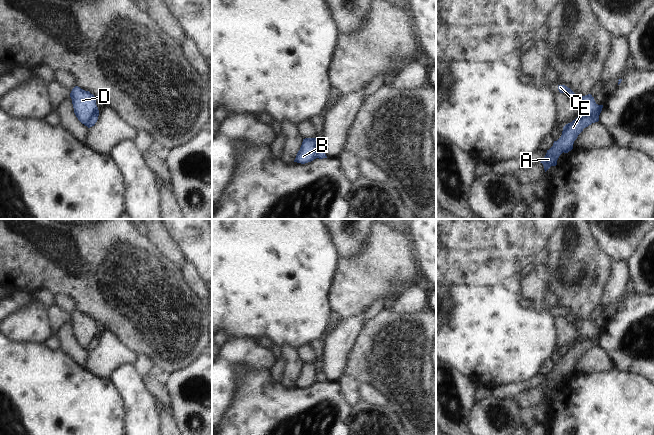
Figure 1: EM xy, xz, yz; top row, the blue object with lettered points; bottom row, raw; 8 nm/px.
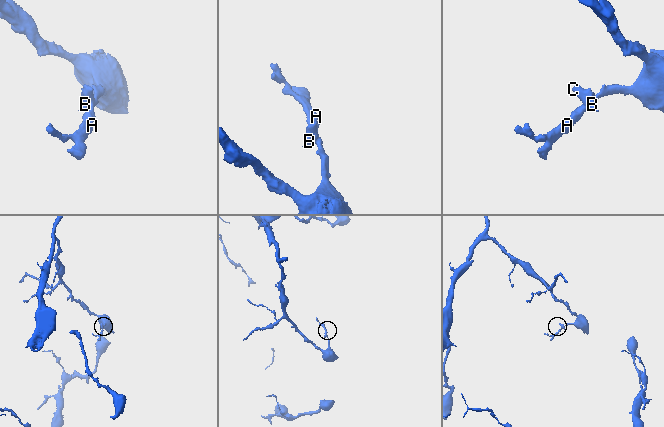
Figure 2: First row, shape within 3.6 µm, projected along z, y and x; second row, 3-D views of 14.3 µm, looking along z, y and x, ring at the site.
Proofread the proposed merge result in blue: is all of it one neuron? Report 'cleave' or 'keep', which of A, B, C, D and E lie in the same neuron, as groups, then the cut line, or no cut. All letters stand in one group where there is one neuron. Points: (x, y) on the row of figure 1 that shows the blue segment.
cleave; A E / B C D; cut in yz along (600, 105), (595, 111), (578, 116)

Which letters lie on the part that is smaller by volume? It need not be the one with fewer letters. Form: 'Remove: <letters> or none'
Remove: B, C, D

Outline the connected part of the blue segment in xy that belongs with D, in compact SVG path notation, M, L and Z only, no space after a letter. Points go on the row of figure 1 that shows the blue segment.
M75 86L70 97L74 108L74 113L78 120L86 126L87 121L94 113L97 113L98 107L96 105L96 99L89 91L85 91L78 86Z

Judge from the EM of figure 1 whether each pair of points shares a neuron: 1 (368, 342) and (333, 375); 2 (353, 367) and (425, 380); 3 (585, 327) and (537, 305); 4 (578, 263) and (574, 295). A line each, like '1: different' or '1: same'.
1: different
2: same
3: same
4: same

